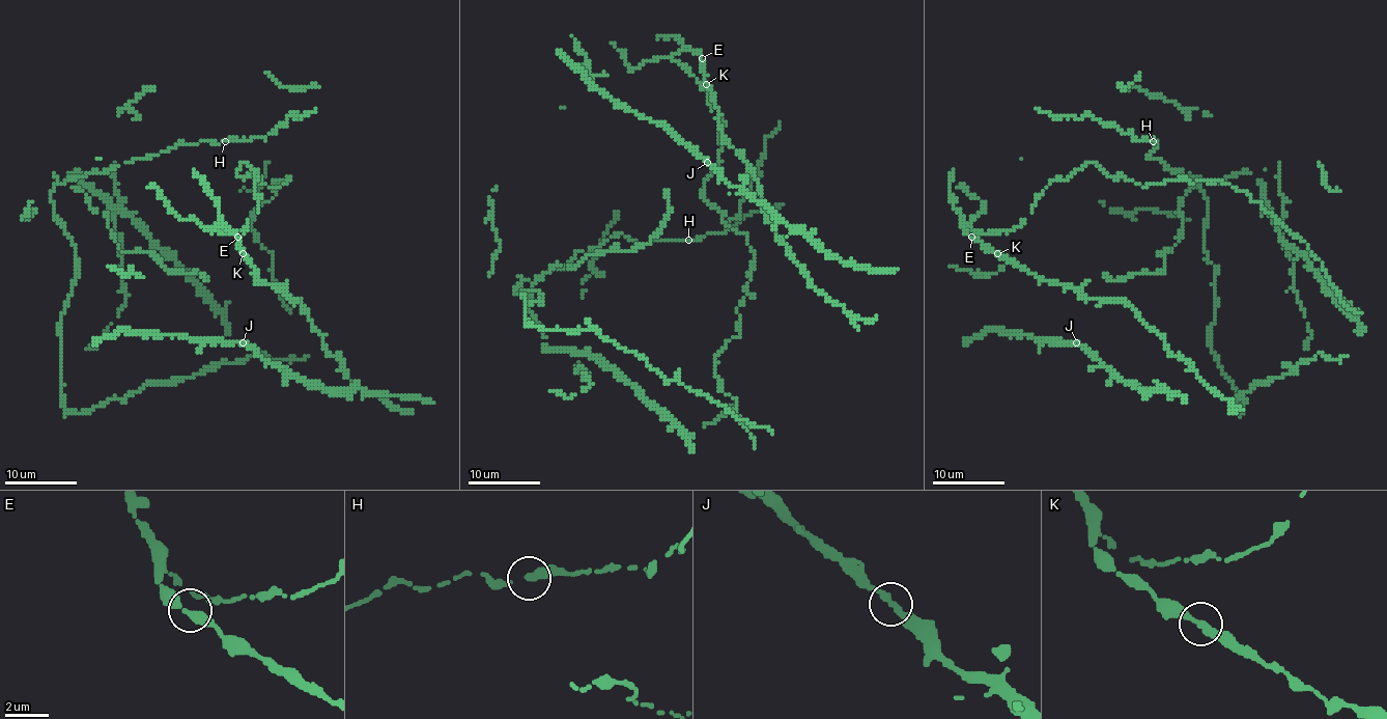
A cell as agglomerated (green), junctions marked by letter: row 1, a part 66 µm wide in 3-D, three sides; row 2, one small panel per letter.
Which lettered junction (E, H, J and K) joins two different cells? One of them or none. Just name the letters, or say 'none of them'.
none of them

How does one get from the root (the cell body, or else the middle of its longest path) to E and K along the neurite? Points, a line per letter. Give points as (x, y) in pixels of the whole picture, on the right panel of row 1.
E: (1201, 181), (1142, 187), (1088, 161), (1051, 181), (1017, 227), (979, 233), (965, 224), (971, 237)
K: (1201, 181), (1142, 187), (1088, 161), (1051, 181), (1017, 227), (979, 233), (963, 226), (997, 253)

